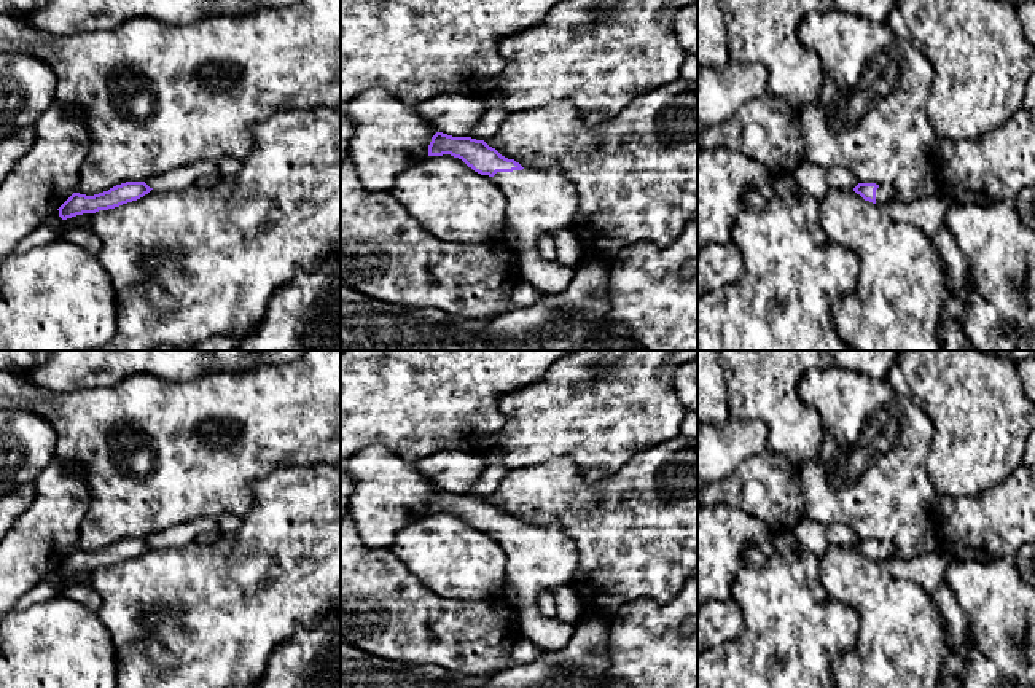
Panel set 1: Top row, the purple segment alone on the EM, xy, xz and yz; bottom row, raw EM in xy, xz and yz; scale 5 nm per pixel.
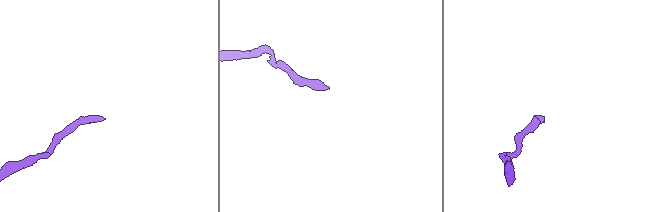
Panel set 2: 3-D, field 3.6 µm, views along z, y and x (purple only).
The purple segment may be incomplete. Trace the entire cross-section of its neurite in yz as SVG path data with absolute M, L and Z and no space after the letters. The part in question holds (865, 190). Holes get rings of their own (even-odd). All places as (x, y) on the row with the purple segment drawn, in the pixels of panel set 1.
M858 183L853 191L865 201L882 205L890 201L896 201L895 190L890 186L879 186L876 183Z

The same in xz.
M436 132L428 156L451 154L481 175L489 175L506 197L505 218L516 233L514 252L521 277L546 295L564 291L573 280L575 268L545 261L537 240L556 229L567 229L578 207L575 185L557 169L524 169L502 156L484 140Z

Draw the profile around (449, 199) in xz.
M451 154L428 156L406 167L389 194L401 204L417 223L436 239L463 247L502 240L506 225L506 197L489 175L481 175Z

